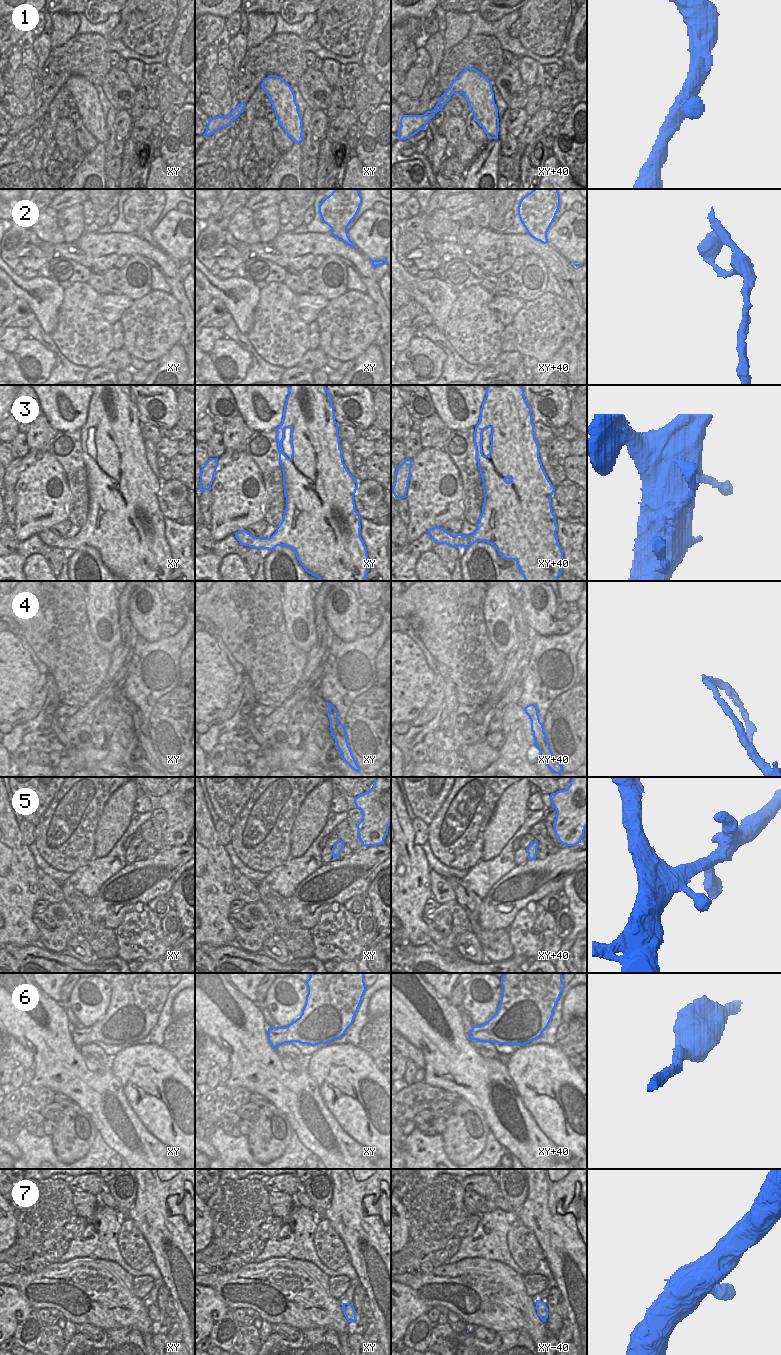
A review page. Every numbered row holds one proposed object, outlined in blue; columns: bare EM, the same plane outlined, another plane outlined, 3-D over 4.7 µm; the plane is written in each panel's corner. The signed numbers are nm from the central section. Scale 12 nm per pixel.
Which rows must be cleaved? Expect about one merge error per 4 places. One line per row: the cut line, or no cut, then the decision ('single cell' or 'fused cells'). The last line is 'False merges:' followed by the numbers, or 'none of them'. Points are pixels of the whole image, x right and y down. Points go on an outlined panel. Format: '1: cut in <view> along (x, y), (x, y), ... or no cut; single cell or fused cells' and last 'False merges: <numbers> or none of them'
1: no cut; single cell
2: no cut; single cell
3: no cut; single cell
4: cut in xy along (345, 732), (336, 733), (333, 736); fused cells
5: no cut; single cell
6: no cut; single cell
7: no cut; single cell
False merges: 4

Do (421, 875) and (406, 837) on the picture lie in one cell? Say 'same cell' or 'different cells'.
same cell

